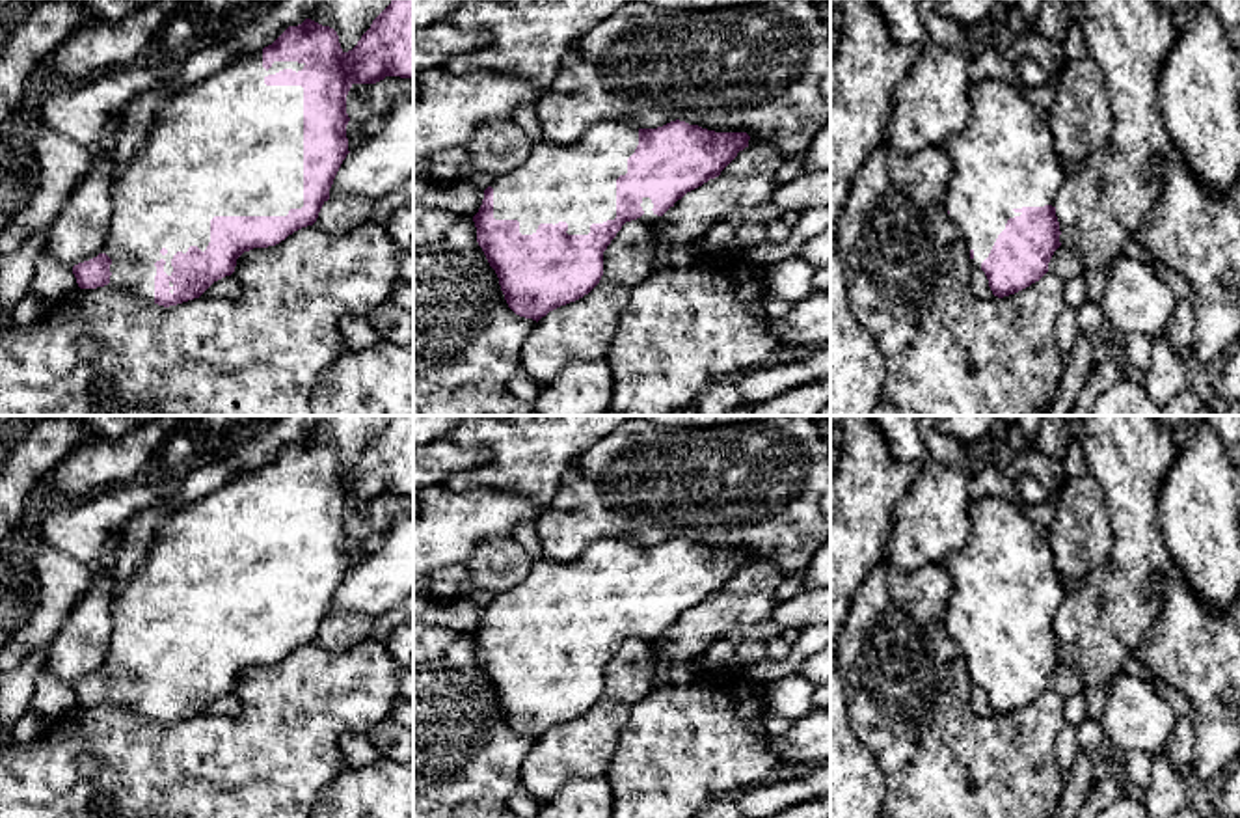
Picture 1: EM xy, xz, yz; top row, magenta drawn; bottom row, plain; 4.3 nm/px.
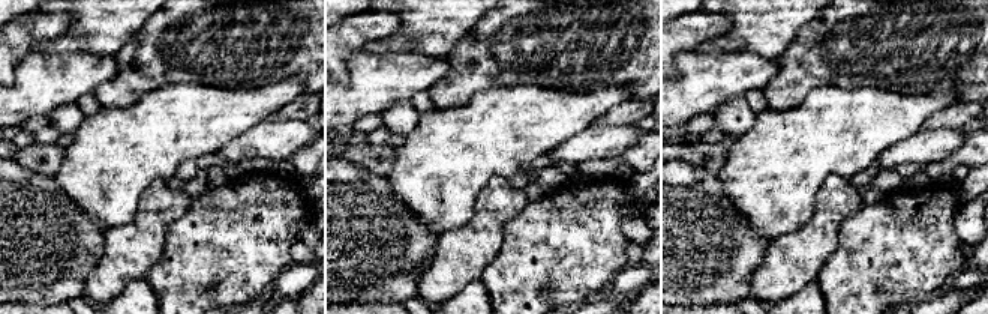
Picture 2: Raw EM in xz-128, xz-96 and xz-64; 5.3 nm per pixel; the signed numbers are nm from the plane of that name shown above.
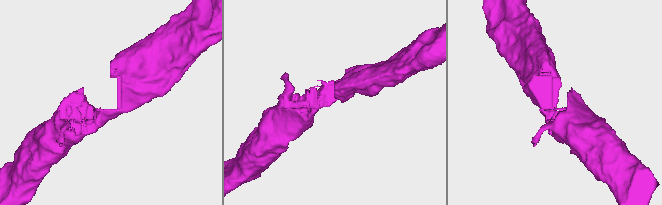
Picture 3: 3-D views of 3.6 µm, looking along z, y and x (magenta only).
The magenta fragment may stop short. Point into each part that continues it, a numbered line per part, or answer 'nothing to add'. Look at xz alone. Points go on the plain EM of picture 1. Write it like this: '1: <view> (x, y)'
1: xz (576, 600)

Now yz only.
1: yz (1006, 576)

